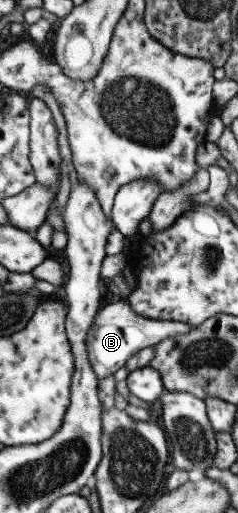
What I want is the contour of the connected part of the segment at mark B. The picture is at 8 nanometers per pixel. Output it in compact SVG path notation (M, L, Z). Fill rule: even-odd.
M121 297L116 303L104 305L96 313L94 324L88 330L86 350L92 371L97 379L104 379L126 364L126 361L140 349L165 342L178 333L188 333L195 329L180 322L150 320L135 315L129 307L128 298Z

